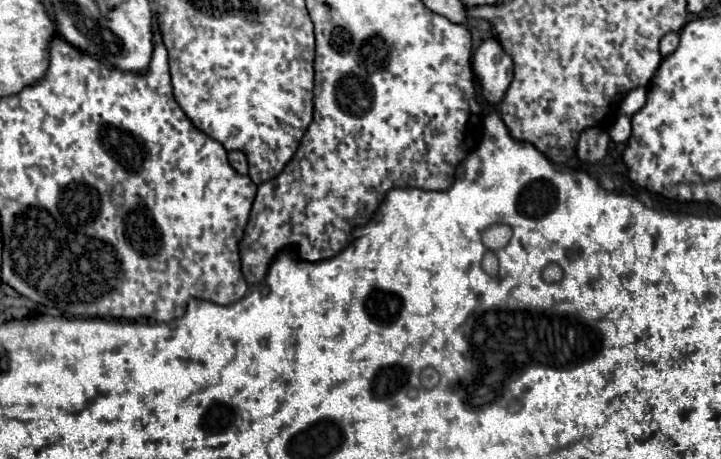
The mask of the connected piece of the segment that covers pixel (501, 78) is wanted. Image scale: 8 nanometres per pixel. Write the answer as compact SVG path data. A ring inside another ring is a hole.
M496 37L486 39L474 53L474 73L482 85L482 93L486 97L486 101L490 103L500 103L510 81L512 81L512 57L508 57L508 53L504 53L504 47L500 45L500 41Z

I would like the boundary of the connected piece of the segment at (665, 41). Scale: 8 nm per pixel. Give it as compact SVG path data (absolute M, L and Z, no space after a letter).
M668 33L668 35L662 37L662 41L660 41L660 53L664 57L670 55L676 47L678 47L678 33Z

